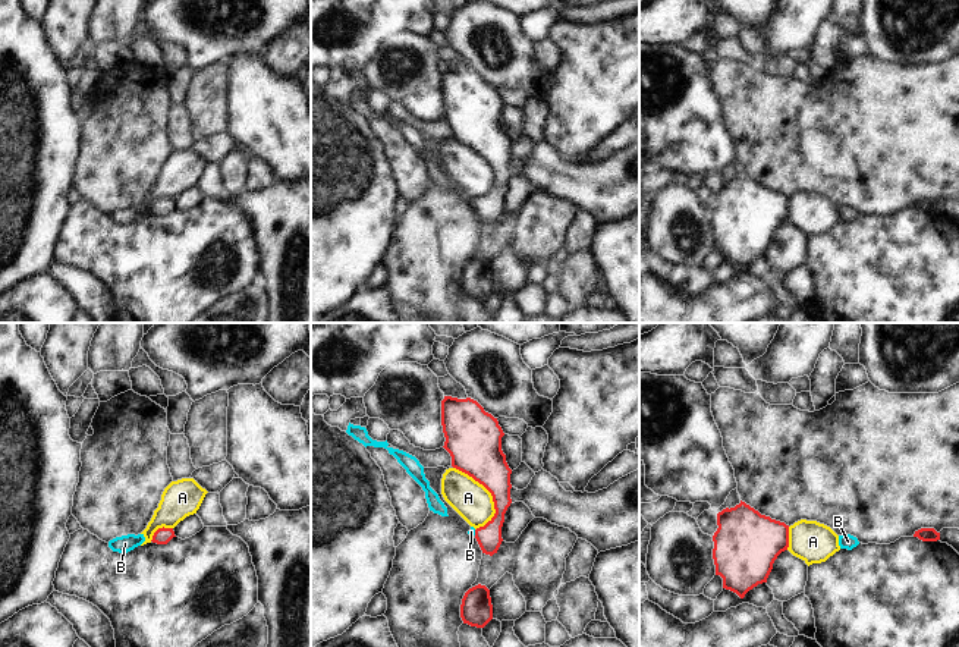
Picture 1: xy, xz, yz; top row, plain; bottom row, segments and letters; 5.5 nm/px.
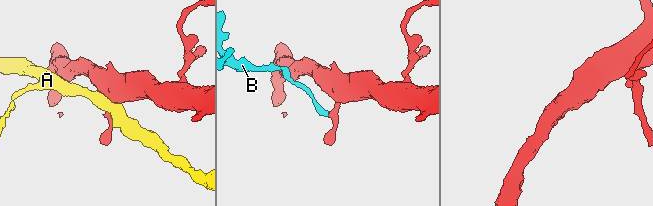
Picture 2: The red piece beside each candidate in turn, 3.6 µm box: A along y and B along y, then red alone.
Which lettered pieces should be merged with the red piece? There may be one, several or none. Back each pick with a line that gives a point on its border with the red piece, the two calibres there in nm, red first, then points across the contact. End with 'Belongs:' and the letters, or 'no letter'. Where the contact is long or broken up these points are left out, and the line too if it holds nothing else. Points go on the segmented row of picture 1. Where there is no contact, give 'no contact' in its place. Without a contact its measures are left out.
B: contact xz (475, 533); calibres 140 and 40 nm; way xz (489, 537), (475, 533), (471, 531)
Belongs: B

